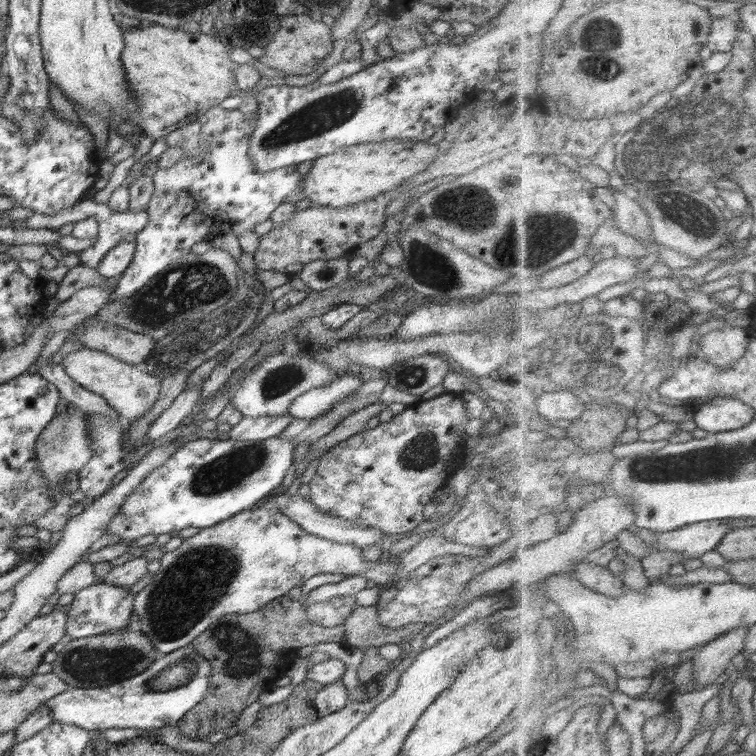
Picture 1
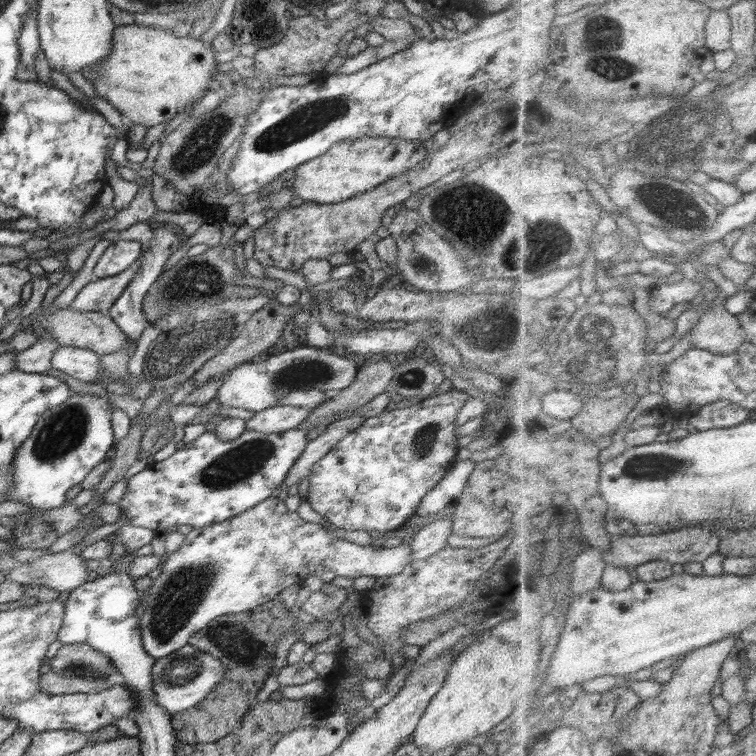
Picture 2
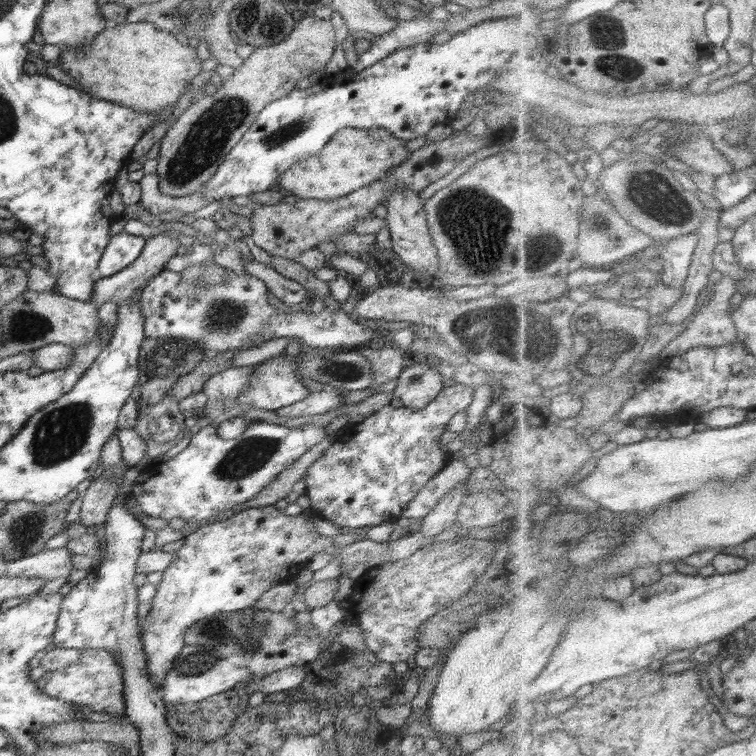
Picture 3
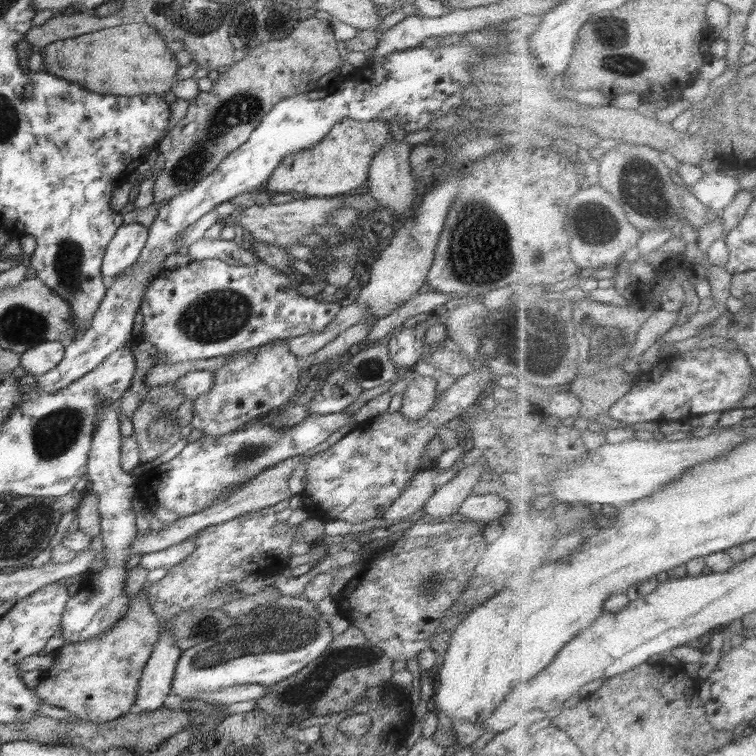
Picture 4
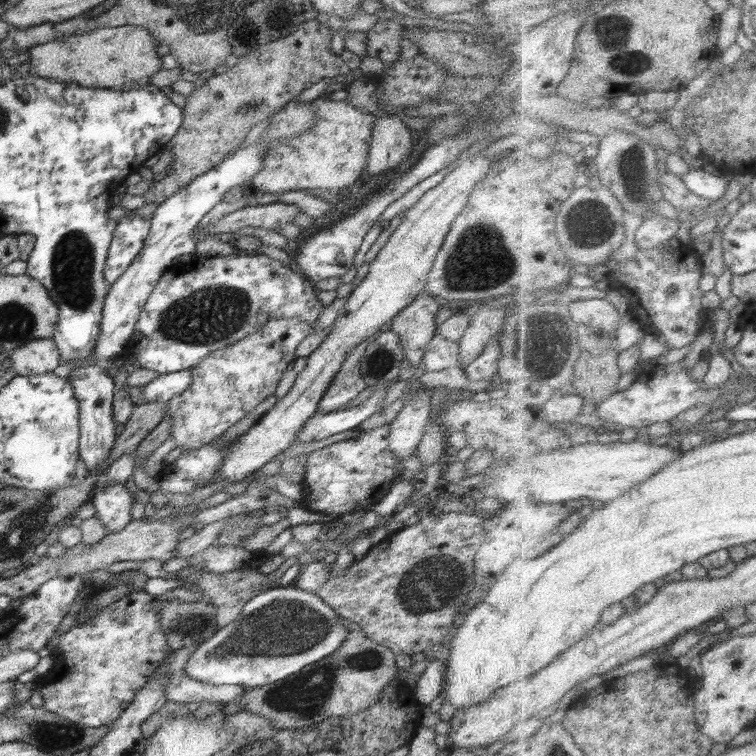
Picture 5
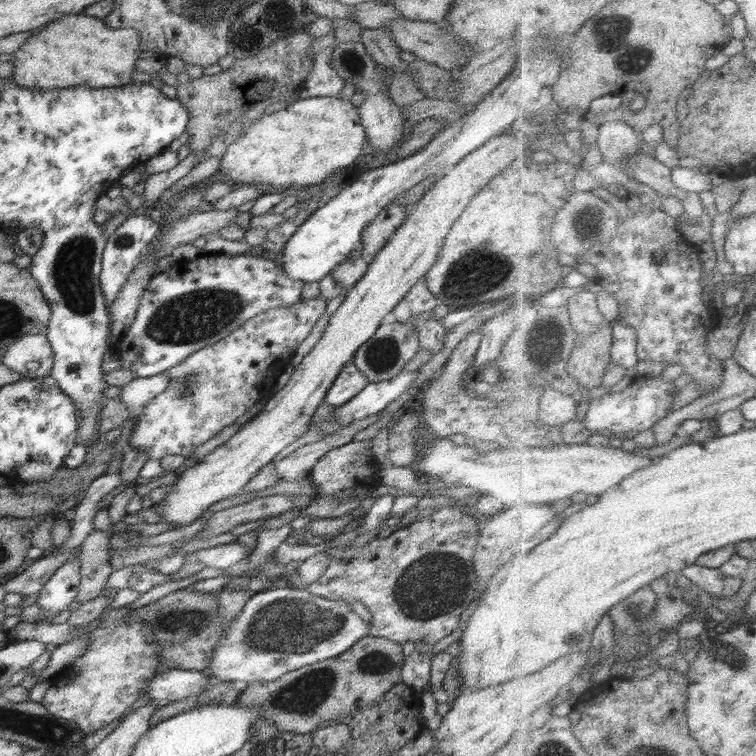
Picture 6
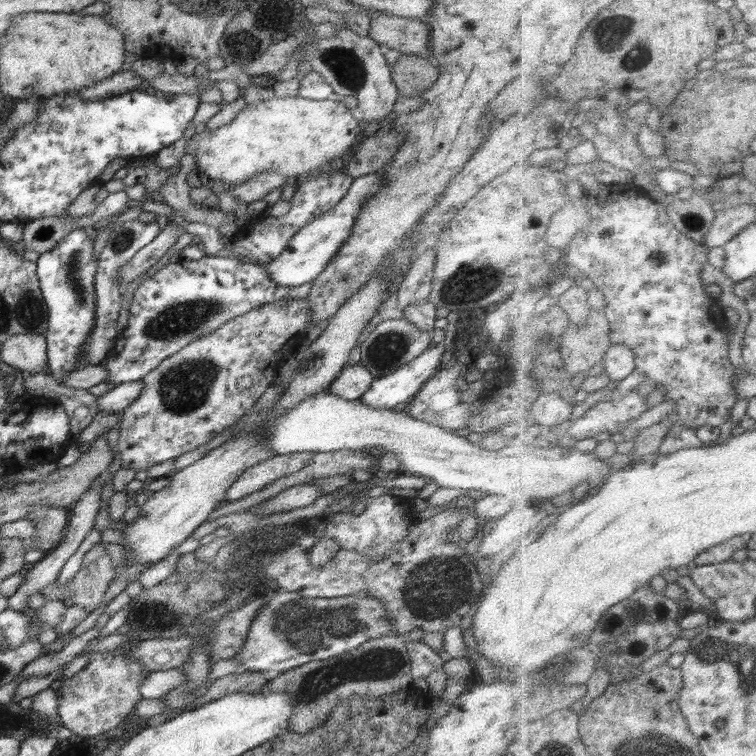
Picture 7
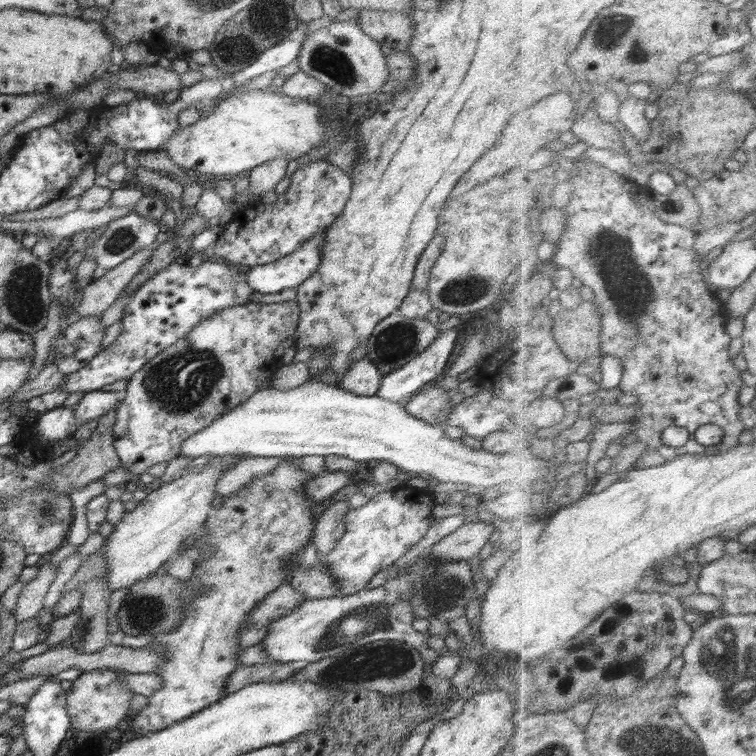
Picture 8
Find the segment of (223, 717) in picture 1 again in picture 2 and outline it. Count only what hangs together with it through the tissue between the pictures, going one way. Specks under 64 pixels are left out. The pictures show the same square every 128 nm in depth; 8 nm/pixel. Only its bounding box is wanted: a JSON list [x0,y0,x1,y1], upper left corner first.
[171,598,344,744]

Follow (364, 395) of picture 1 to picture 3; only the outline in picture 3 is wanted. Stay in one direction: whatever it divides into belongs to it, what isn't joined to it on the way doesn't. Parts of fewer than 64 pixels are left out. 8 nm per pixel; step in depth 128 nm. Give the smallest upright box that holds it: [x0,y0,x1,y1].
[358,344,410,388]

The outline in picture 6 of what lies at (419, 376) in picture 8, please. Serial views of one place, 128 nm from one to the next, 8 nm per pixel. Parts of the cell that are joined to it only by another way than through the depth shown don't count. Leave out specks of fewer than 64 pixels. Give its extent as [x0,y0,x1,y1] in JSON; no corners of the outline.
[334,368,421,426]

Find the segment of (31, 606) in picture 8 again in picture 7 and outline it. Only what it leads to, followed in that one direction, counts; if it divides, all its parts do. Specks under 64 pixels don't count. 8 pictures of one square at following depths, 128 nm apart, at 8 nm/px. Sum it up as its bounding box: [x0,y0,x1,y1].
[7,482,106,611]

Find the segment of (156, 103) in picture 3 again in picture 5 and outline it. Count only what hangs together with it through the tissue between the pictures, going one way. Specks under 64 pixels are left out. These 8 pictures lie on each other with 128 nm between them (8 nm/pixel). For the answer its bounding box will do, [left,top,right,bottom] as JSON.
[29,26,162,90]

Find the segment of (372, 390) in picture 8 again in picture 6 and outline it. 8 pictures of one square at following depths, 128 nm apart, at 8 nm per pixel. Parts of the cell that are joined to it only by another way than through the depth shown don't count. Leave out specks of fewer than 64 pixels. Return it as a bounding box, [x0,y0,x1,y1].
[324,360,368,407]

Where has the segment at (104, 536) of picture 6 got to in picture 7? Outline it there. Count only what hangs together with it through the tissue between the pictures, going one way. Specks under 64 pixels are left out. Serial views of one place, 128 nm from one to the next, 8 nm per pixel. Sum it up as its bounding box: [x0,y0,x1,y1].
[40,543,119,613]

